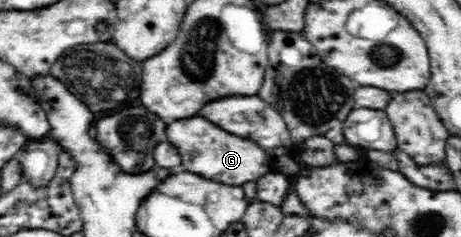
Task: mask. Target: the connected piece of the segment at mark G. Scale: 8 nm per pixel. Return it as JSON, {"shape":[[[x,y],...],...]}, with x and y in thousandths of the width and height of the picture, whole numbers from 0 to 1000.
{"shape":[[[440,494],[375,511],[362,536],[362,595],[388,629],[393,679],[401,696],[397,713],[484,781],[525,789],[531,772],[555,764],[594,717],[594,658],[581,650],[566,616],[551,595],[484,553]]]}

